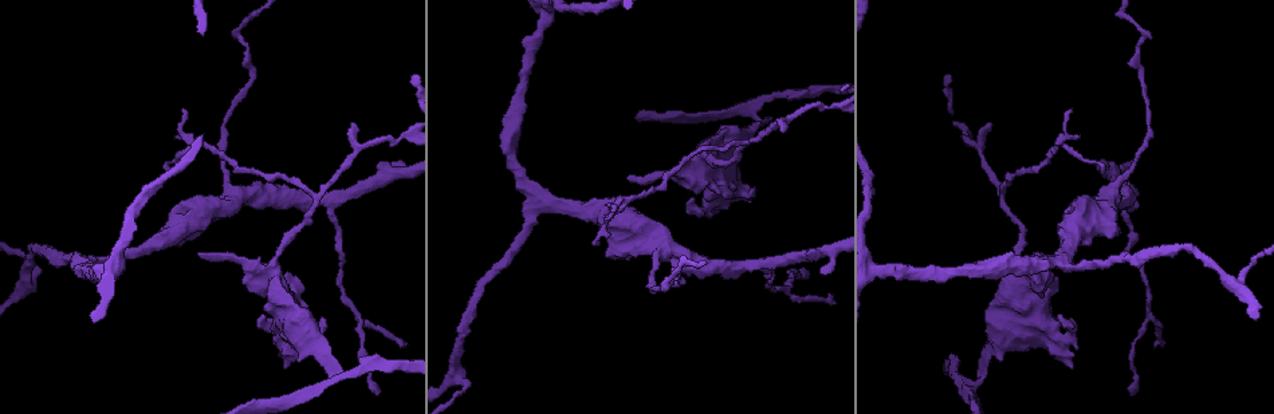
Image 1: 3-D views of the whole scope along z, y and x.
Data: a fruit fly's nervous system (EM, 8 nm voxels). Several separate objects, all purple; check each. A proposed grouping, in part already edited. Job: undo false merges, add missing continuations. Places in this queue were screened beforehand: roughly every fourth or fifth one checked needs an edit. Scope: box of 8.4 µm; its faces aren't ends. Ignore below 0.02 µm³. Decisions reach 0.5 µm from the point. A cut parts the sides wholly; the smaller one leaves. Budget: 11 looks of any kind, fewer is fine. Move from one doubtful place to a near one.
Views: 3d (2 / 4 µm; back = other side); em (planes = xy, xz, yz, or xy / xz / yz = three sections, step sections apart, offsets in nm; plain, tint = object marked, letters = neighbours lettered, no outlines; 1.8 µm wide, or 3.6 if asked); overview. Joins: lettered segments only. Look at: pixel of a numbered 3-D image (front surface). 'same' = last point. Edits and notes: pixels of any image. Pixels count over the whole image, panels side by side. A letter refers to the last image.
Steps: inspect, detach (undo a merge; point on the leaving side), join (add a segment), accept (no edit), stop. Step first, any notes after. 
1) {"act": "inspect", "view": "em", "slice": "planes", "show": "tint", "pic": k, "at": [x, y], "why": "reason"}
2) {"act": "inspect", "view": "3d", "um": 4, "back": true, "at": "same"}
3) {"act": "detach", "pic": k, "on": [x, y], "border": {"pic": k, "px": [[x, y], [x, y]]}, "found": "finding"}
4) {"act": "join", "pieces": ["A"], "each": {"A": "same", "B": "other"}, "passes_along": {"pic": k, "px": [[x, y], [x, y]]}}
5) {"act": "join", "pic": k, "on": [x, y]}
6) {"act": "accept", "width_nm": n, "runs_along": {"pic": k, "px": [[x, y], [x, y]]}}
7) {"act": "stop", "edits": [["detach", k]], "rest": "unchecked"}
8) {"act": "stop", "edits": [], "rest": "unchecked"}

{"act": "inspect", "view": "em", "slice": "planes", "show": "tint", "pic": 1, "at": [758, 118], "why": "narrows sharply"}

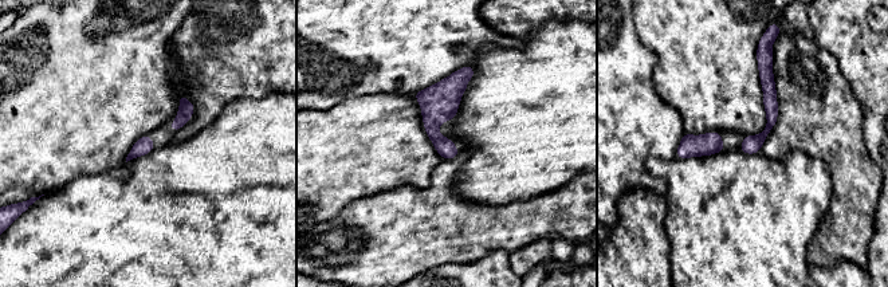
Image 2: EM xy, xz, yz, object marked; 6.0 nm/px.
{"act": "inspect", "view": "em", "slice": "planes", "show": "letters", "at": "same"}

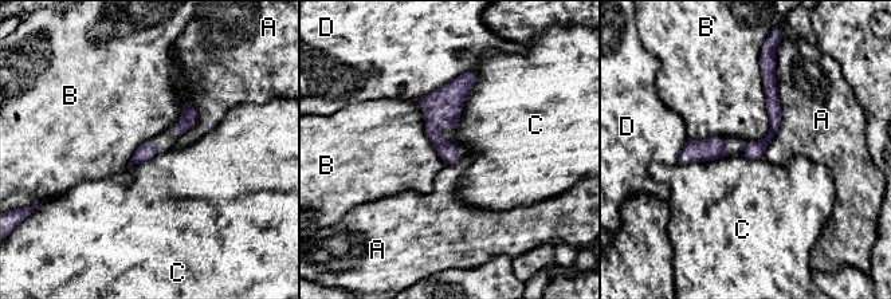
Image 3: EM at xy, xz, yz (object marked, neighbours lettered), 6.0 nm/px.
{"act": "accept", "each": {"A": "other", "B": "other", "C": "other", "D": "other"}, "runs_along": {"pic": 3, "px": [[765, 71], [773, 130], [752, 156]]}, "found": "one cell here"}

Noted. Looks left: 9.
{"act": "inspect", "view": "3d", "um": 2, "pic": 1, "at": [1054, 276], "why": "free end"}

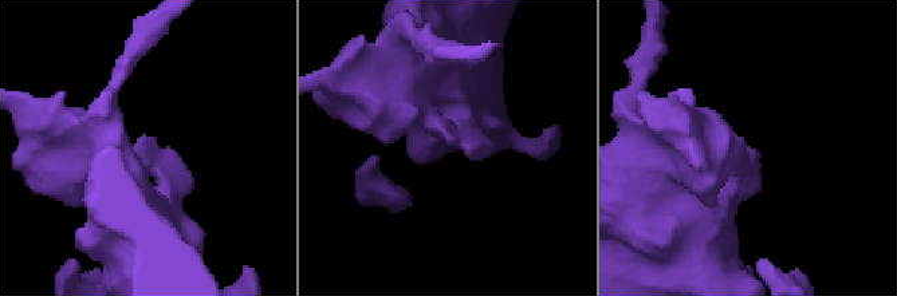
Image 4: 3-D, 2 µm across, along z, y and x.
{"act": "inspect", "view": "em", "slice": "yz", "step": 16, "show": "letters", "pic": 4, "at": [146, 141]}

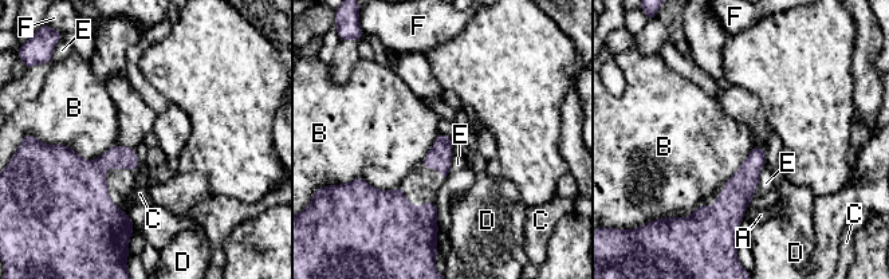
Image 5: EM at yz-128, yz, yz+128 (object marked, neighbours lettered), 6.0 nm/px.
{"act": "accept", "each": {"A": "other", "B": "other", "C": "other", "D": "other", "E": "other", "F": "other"}, "border": {"pic": 5, "px": [[118, 144], [93, 160], [51, 145]]}, "found": "no lettered segment goes on from it"}

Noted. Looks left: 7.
{"act": "inspect", "view": "3d", "um": 4, "back": true, "pic": 1, "at": [667, 247], "why": "a fork"}

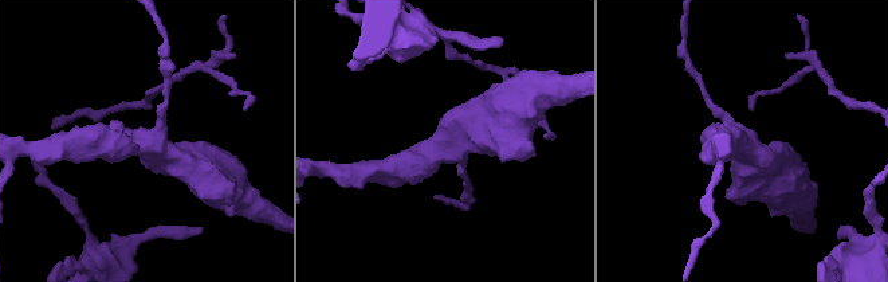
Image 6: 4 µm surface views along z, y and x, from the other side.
{"act": "inspect", "view": "em", "slice": "yz", "step": 8, "show": "letters", "pic": 6, "at": [146, 141], "arms": 3}

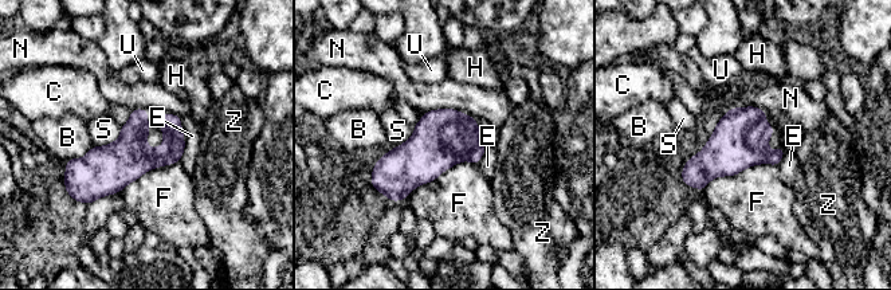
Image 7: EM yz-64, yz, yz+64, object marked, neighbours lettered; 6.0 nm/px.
{"act": "accept", "width_nm": 260, "each": {"B": "other", "C": "other", "E": "other", "F": "other", "H": "other", "N": "other", "S": "other", "U": "other", "Z": "other"}, "found": "one cell here"}

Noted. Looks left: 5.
{"act": "inspect", "view": "3d", "um": 2, "pic": 1, "at": [200, 256], "why": "free end"}

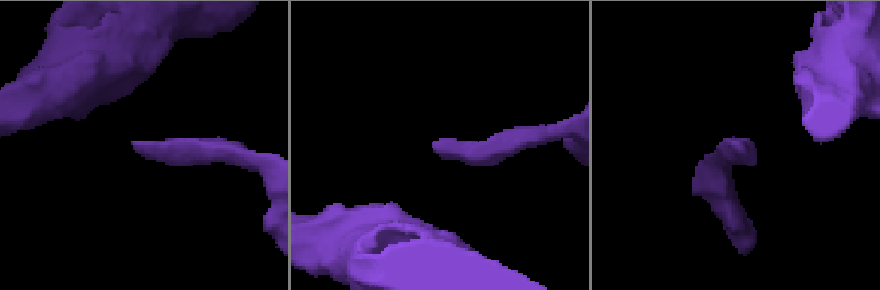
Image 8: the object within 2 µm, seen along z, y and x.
{"act": "inspect", "view": "em", "slice": "xy", "step": 4, "show": "tint", "pic": 8, "at": [439, 140]}

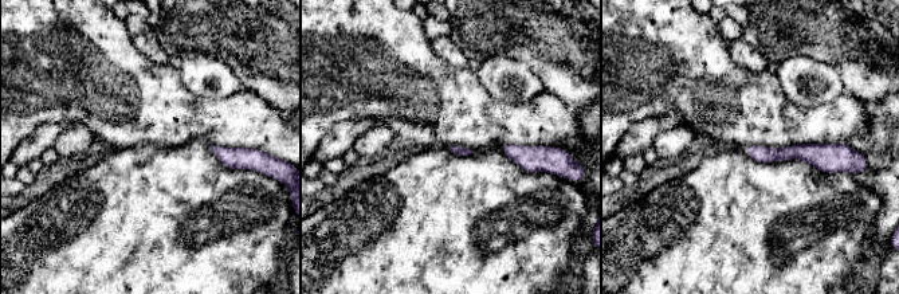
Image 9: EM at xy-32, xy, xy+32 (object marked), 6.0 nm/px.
{"act": "inspect", "view": "em", "slice": "xz", "step": 16, "show": "letters", "at": "same", "why": "cut it another way"}

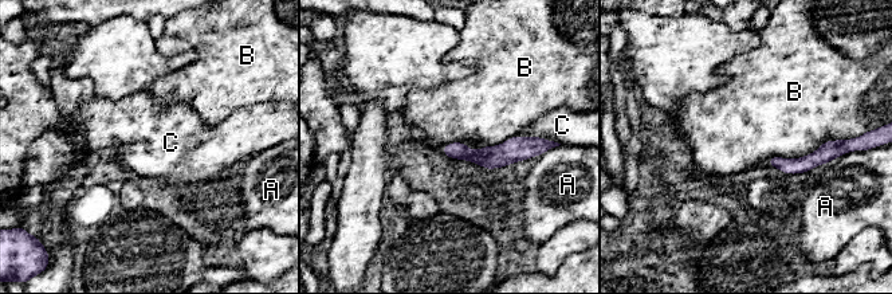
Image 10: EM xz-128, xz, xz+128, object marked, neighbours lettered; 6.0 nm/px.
{"act": "accept", "each": {"A": "other", "B": "other", "C": "other"}, "runs_along": {"pic": 10, "px": [[447, 149], [471, 156], [530, 151]]}, "found": "none of them fits"}

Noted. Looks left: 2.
{"act": "stop", "edits": [], "rest": "unchecked"}

